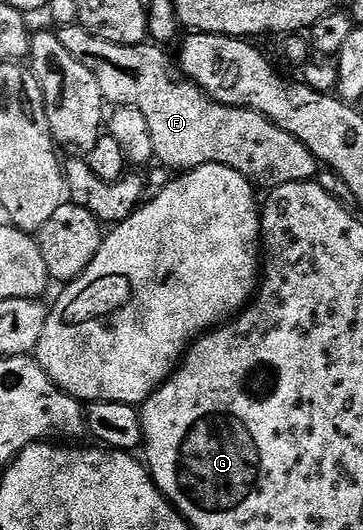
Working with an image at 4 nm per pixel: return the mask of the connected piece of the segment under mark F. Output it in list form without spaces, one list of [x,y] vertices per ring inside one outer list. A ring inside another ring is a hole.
[[[78,24],[64,26],[58,31],[61,44],[65,44],[68,52],[76,58],[89,72],[93,72],[97,85],[101,87],[104,103],[112,107],[128,106],[137,108],[143,113],[149,123],[149,132],[153,135],[154,161],[175,170],[171,172],[186,172],[196,170],[209,164],[228,166],[233,168],[258,189],[272,190],[293,182],[312,181],[319,172],[319,163],[316,161],[307,146],[301,144],[291,133],[285,132],[279,126],[269,121],[263,114],[252,110],[226,106],[223,103],[212,101],[205,91],[200,90],[193,82],[175,79],[176,71],[173,62],[167,59],[162,45],[144,44],[141,46],[122,46],[113,44],[109,40],[101,40],[95,34],[90,34]]]

